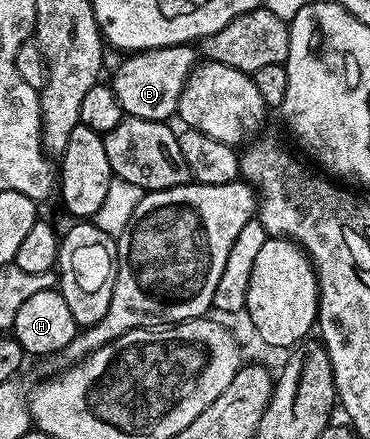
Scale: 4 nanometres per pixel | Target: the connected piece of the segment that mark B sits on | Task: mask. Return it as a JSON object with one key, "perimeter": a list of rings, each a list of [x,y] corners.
{"perimeter":[[[176,44],[135,52],[122,60],[125,61],[111,79],[111,87],[115,90],[115,98],[119,98],[122,113],[135,118],[172,121],[177,115],[183,86],[199,63],[198,49],[193,44]]]}

